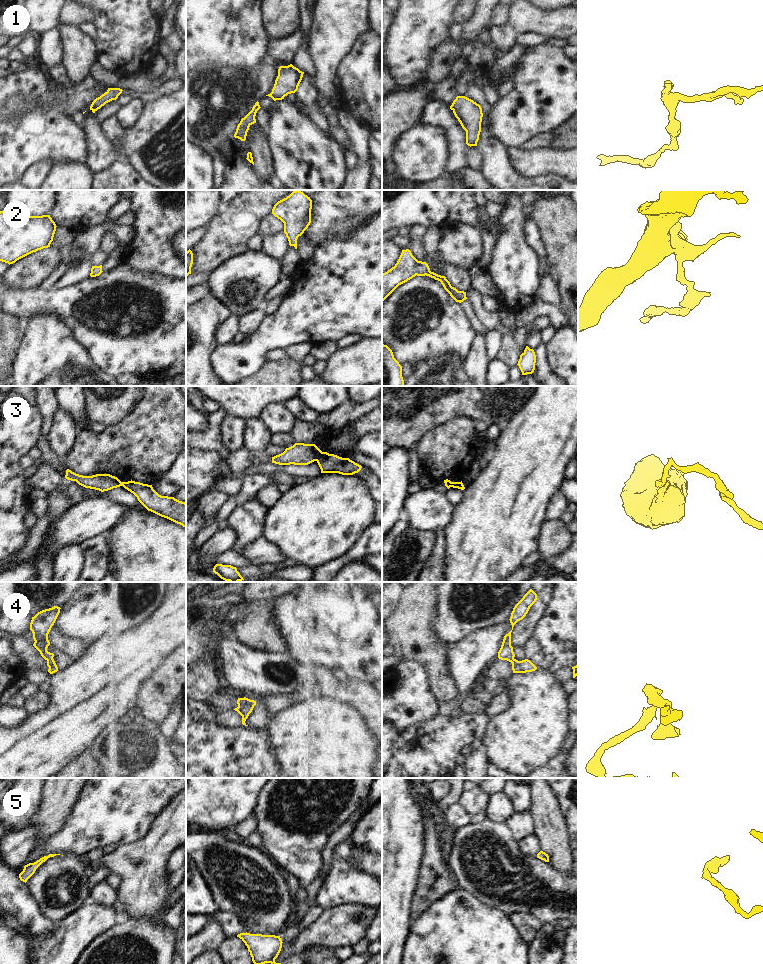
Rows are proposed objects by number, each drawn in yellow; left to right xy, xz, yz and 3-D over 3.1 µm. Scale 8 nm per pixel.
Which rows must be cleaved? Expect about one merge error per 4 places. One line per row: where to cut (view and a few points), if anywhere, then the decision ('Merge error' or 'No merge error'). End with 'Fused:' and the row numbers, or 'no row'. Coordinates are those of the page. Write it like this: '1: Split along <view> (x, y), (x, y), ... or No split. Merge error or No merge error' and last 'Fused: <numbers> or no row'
1: No split. No merge error
2: No split. No merge error
3: Split along xz (322, 452), (315, 460). Merge error
4: No split. No merge error
5: No split. No merge error
Fused: 3

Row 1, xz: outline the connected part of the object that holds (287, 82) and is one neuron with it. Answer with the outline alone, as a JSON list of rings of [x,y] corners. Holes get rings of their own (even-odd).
[[[292,64],[280,66],[272,92],[266,96],[276,101],[284,99],[288,94],[295,93],[298,90],[303,74],[304,72],[294,67]]]

